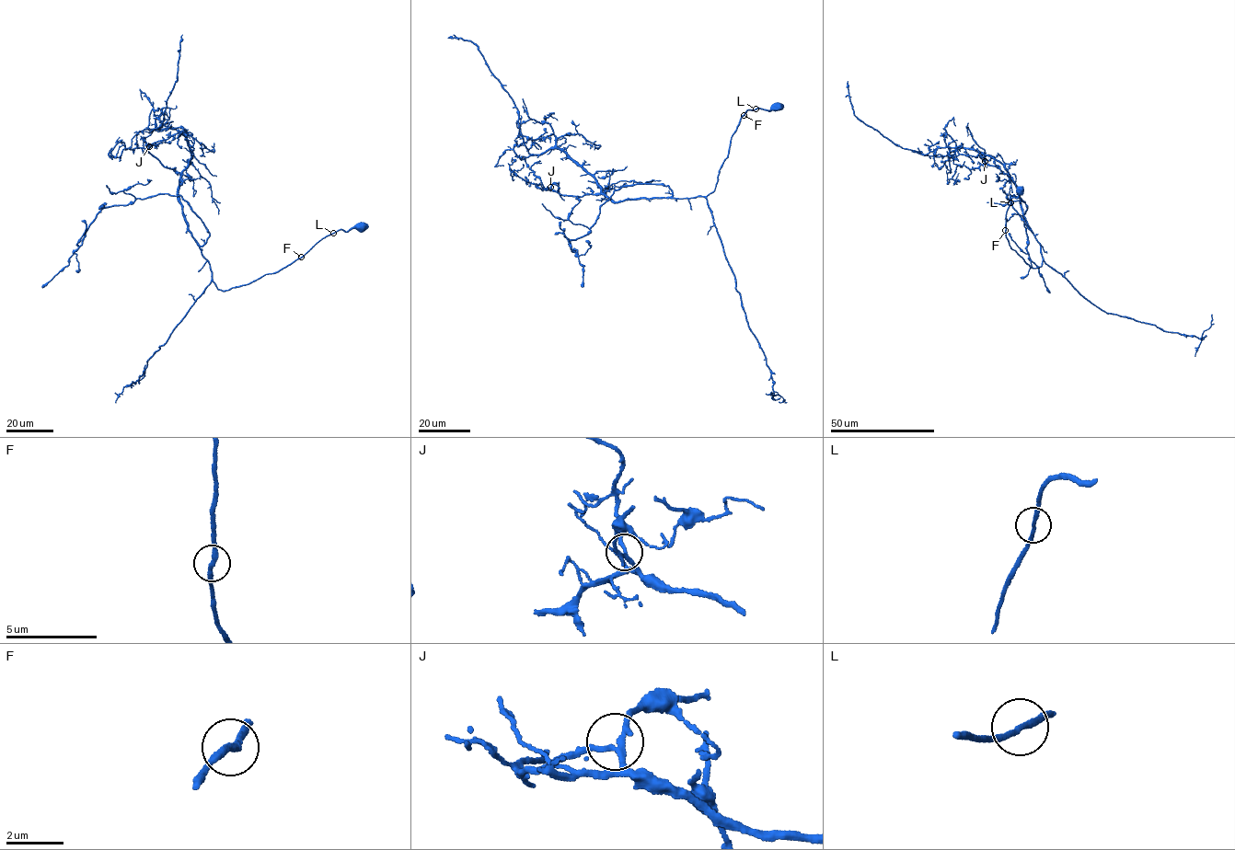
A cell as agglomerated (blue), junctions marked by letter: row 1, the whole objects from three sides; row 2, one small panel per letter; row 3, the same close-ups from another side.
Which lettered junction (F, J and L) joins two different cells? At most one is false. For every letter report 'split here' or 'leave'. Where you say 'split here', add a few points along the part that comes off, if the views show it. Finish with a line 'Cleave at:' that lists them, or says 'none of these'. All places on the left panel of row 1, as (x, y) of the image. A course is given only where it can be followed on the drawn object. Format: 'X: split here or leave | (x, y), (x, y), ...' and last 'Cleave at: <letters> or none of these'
F: leave
J: leave
L: leave
Cleave at: none of these

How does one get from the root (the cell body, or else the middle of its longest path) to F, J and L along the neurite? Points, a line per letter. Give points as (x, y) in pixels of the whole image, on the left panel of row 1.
F: (363, 226), (353, 226), (346, 232), (338, 230), (323, 237), (301, 257)
J: (363, 226), (326, 235), (279, 270), (219, 290), (185, 220), (179, 173), (163, 166), (147, 152), (149, 146)
L: (363, 226), (332, 233)

